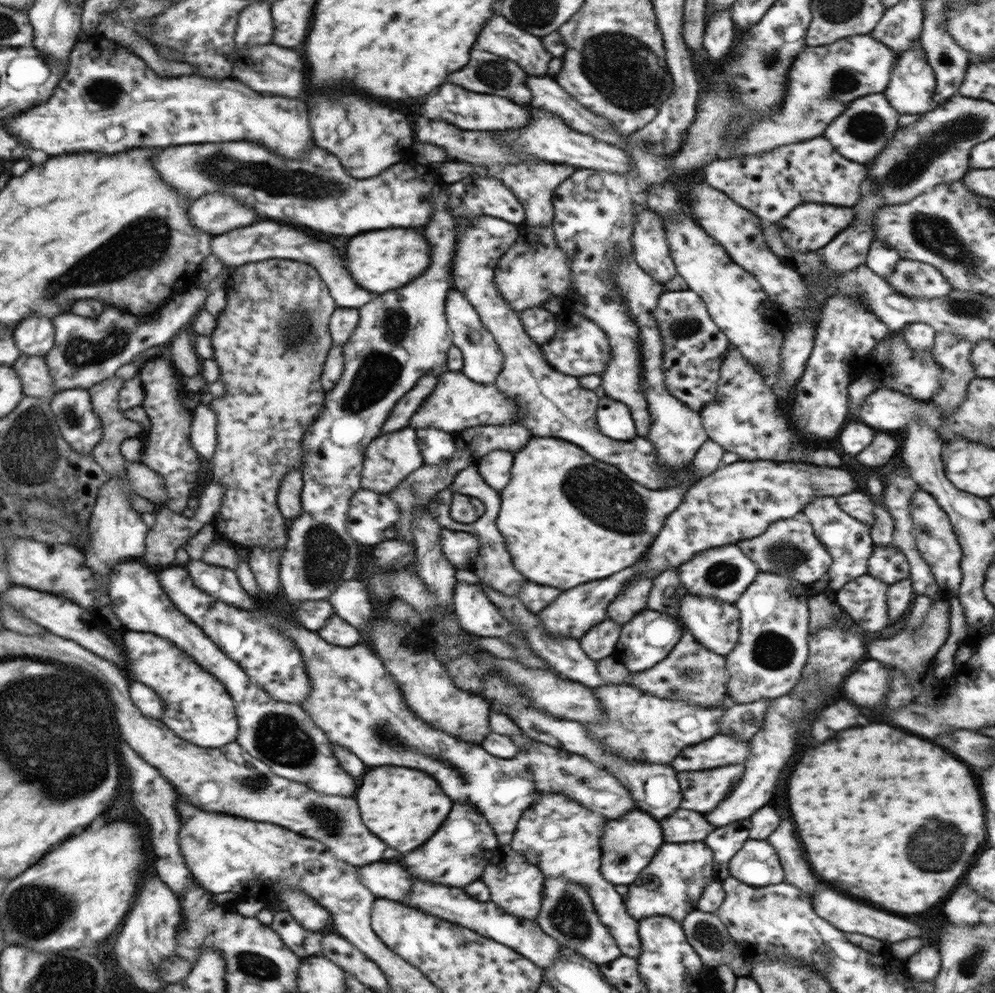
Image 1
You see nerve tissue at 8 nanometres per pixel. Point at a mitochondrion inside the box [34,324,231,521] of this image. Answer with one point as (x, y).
(71, 415)

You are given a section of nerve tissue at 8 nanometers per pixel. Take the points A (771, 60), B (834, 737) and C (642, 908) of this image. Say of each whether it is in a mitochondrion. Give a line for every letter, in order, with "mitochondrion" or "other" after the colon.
A: mitochondrion
B: other
C: other

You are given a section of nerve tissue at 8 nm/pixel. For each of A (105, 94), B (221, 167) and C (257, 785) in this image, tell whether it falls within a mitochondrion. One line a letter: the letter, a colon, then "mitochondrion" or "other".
A: mitochondrion
B: mitochondrion
C: mitochondrion

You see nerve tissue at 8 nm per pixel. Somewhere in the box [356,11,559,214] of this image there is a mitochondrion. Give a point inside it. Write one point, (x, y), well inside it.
(490, 74)

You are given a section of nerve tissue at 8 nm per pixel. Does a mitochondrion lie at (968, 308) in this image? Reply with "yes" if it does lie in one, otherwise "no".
yes

